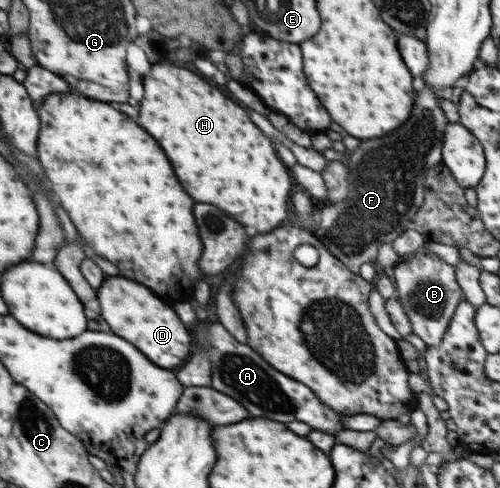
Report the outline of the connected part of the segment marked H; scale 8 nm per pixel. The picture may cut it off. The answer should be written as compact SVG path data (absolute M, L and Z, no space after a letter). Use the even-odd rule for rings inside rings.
M169 62L153 64L149 76L143 80L143 88L145 96L141 100L139 124L159 140L159 146L169 156L185 192L193 200L215 204L217 208L231 212L235 220L243 220L243 224L247 224L245 227L253 233L269 234L276 230L287 218L292 186L290 172L277 158L271 140L251 122L249 114L195 72L171 66Z

